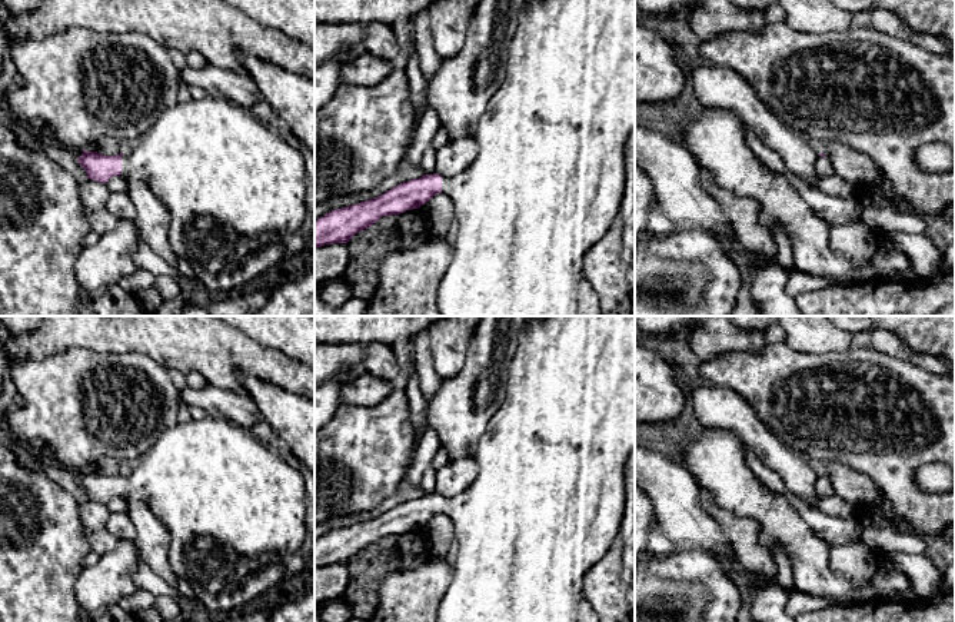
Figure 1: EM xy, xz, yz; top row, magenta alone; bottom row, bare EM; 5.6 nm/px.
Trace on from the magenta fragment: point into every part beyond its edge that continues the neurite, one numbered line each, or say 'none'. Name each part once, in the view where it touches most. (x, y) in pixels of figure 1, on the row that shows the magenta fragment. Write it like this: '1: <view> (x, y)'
1: xy (235, 190)

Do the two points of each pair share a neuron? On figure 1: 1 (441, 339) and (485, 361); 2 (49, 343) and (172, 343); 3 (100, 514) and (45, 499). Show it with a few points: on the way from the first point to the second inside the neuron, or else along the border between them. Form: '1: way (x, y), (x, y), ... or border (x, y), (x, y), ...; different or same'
1: border (475, 331), (463, 366), (446, 379); different
2: way (79, 332), (142, 332); same
3: border (79, 505), (82, 529), (87, 536); different

